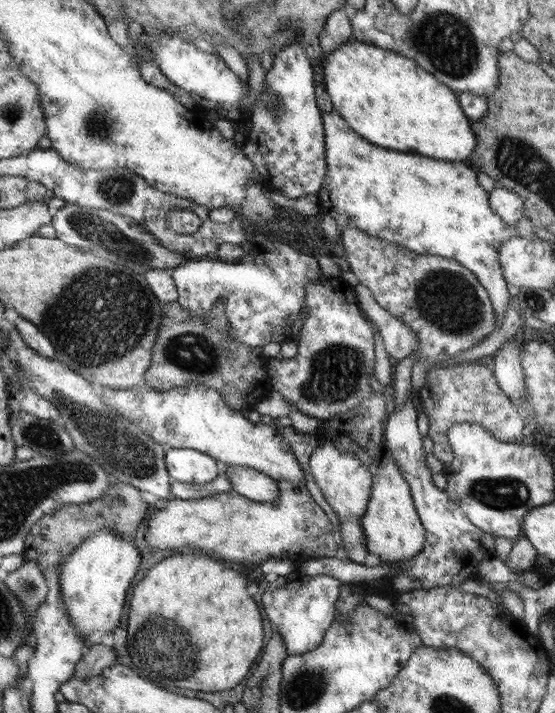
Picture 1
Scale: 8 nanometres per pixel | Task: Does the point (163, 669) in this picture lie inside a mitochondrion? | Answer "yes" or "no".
yes

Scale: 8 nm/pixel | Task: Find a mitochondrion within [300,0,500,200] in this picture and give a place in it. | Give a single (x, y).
(444, 40)

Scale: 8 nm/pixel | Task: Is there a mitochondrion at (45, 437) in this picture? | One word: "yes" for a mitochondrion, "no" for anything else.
yes

